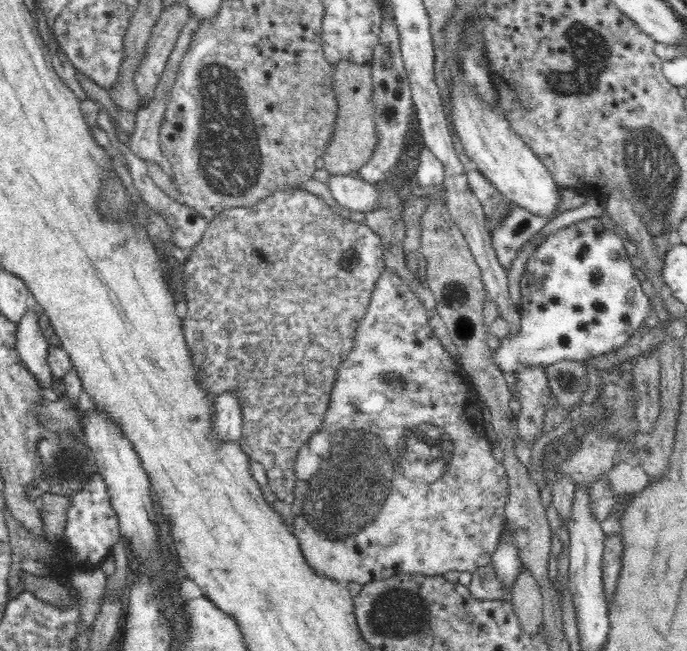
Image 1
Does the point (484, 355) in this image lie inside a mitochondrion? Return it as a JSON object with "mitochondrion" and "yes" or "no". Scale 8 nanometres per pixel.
{"mitochondrion":"no"}

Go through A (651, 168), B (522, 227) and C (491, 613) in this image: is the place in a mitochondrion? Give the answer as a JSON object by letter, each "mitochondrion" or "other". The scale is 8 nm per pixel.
{"A":"mitochondrion","B":"other","C":"other"}

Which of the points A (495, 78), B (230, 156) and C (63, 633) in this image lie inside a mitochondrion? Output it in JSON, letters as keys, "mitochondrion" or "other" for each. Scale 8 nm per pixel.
{"A":"other","B":"mitochondrion","C":"mitochondrion"}

